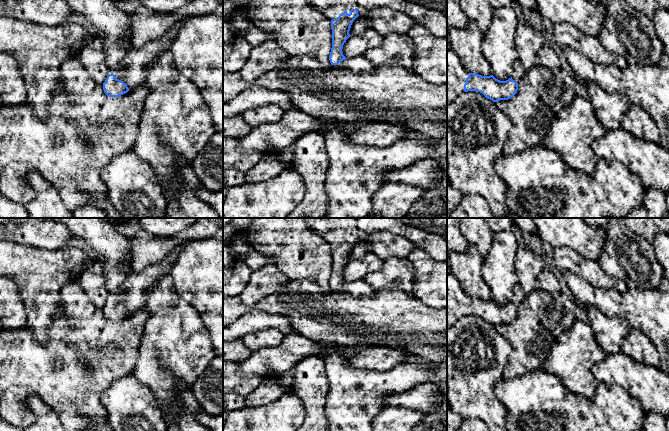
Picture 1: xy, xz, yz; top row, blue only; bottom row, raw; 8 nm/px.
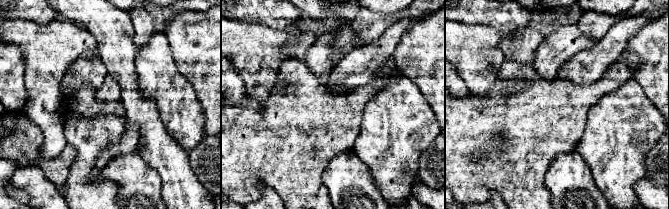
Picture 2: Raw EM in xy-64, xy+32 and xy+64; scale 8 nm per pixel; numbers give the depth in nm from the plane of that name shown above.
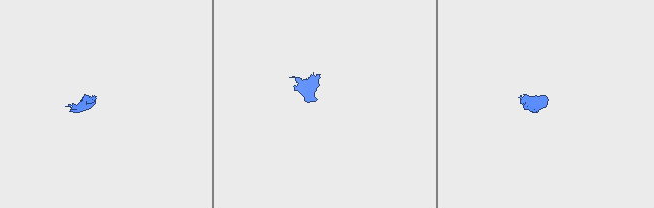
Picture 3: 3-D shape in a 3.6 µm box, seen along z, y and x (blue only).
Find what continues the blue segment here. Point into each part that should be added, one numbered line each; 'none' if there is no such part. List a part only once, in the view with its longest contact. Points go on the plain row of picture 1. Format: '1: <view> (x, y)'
1: xy (138, 282)
2: xz (331, 230)

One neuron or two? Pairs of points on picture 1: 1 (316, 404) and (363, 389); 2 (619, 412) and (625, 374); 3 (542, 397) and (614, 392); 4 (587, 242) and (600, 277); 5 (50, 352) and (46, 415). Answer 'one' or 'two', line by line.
1: two
2: two
3: one
4: two
5: two

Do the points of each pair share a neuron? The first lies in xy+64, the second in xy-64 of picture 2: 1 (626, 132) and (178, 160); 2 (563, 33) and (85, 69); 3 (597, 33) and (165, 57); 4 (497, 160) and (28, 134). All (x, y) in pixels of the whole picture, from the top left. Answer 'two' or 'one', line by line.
1: two
2: one
3: two
4: one

